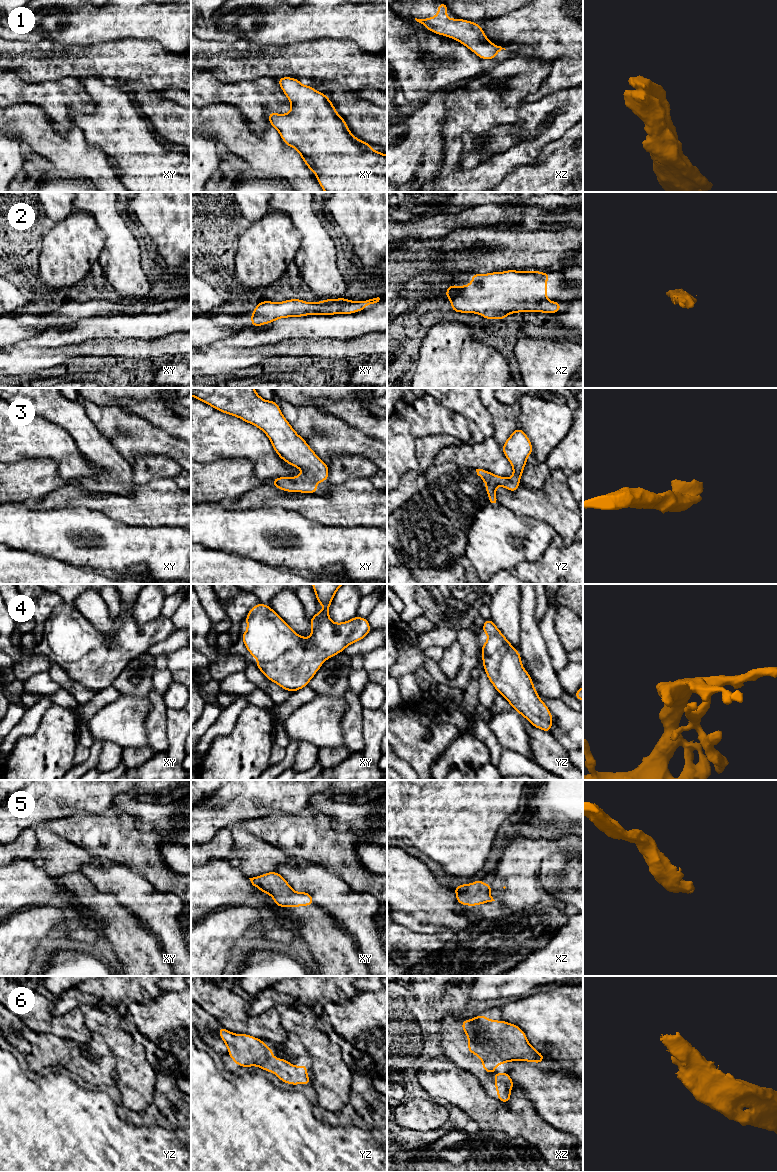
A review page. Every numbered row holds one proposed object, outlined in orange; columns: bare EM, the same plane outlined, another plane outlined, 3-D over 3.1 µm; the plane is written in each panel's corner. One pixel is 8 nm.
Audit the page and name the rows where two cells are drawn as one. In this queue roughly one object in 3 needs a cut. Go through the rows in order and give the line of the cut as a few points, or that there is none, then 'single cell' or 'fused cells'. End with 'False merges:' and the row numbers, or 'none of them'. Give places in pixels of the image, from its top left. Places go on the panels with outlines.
1: cut none; single cell
2: cut none; single cell
3: cut none; single cell
4: cut none; single cell
5: cut none; single cell
6: cut none; single cell
False merges: none of them

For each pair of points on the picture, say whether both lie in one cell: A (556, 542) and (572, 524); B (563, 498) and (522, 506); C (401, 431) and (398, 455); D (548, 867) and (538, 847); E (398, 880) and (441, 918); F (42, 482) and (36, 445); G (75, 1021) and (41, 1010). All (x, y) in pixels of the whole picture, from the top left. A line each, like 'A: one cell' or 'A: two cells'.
A: two cells
B: one cell
C: one cell
D: two cells
E: one cell
F: two cells
G: one cell

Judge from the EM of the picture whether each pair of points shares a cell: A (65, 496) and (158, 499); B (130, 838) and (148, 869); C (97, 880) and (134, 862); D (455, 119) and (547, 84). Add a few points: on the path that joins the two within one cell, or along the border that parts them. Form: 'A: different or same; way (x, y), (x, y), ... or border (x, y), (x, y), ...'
A: same; way (88, 499), (101, 502), (135, 502)
B: same; way (130, 846), (130, 849), (142, 861)
C: different; border (117, 862), (123, 863), (133, 871), (143, 875)
D: different; border (549, 67), (547, 76), (523, 99), (523, 103)

